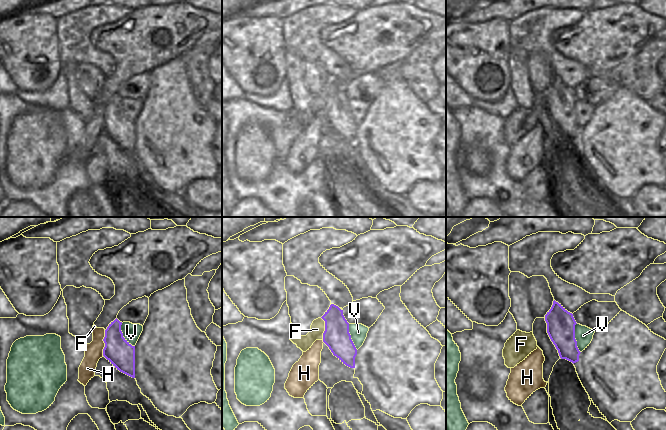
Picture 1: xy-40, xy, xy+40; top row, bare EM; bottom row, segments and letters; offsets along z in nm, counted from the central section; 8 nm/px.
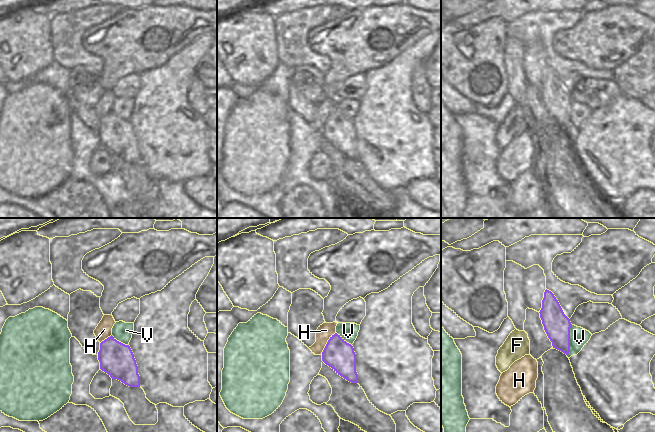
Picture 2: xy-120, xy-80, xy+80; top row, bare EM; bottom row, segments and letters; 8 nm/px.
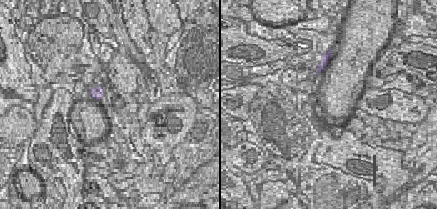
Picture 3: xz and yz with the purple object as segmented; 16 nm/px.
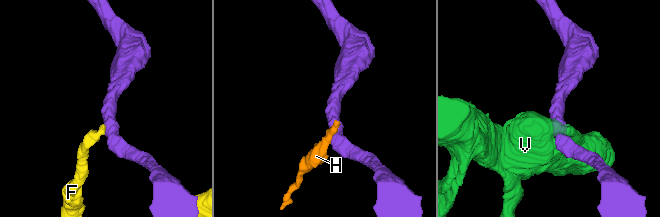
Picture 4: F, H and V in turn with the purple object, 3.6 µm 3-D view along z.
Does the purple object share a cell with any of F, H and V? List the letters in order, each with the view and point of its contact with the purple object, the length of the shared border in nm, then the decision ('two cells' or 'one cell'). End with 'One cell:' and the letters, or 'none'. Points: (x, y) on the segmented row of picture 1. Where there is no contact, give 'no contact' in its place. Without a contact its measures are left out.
F: meets purple in xy at (325, 328); contact 180 nm long; two cells
H: meets purple in xy-40 at (104, 342); contact 200 nm long; two cells
V: meets purple in xy+40 at (574, 338); contact 240 nm long; two cells
One cell: none

